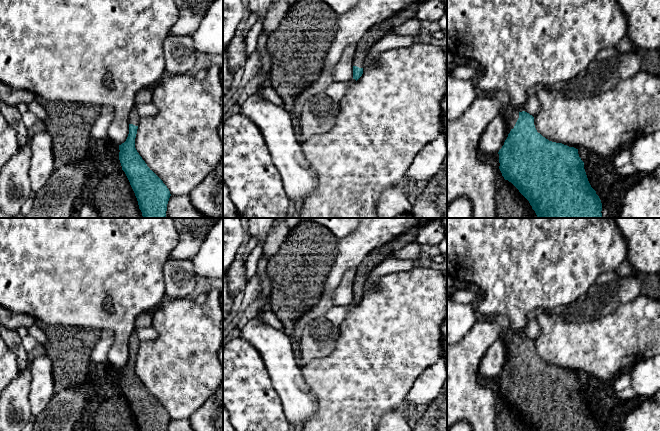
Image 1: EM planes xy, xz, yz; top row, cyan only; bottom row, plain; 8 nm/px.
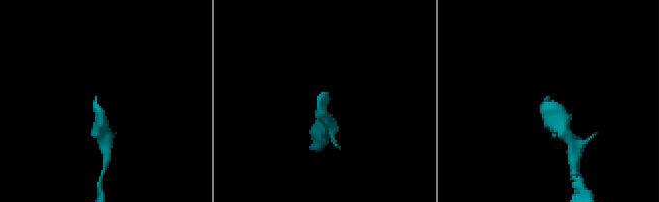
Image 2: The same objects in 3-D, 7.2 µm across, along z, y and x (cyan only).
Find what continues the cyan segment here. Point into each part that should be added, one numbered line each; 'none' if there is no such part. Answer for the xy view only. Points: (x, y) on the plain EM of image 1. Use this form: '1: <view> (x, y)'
1: xy (134, 342)

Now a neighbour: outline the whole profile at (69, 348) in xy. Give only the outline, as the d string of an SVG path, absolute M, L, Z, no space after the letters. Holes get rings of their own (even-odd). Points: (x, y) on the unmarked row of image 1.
M35 320L35 324L47 337L43 346L53 365L54 393L82 386L94 367L90 356L101 339L102 330L50 326L40 320Z

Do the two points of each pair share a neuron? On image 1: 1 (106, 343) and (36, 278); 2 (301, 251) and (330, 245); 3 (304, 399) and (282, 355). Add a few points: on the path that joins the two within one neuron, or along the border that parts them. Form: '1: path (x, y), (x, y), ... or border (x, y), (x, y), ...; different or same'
1: border (113, 336), (113, 344), (108, 352), (106, 361); different
2: path (308, 251), (313, 247), (323, 245); same
3: path (293, 388), (288, 382), (282, 366); same

